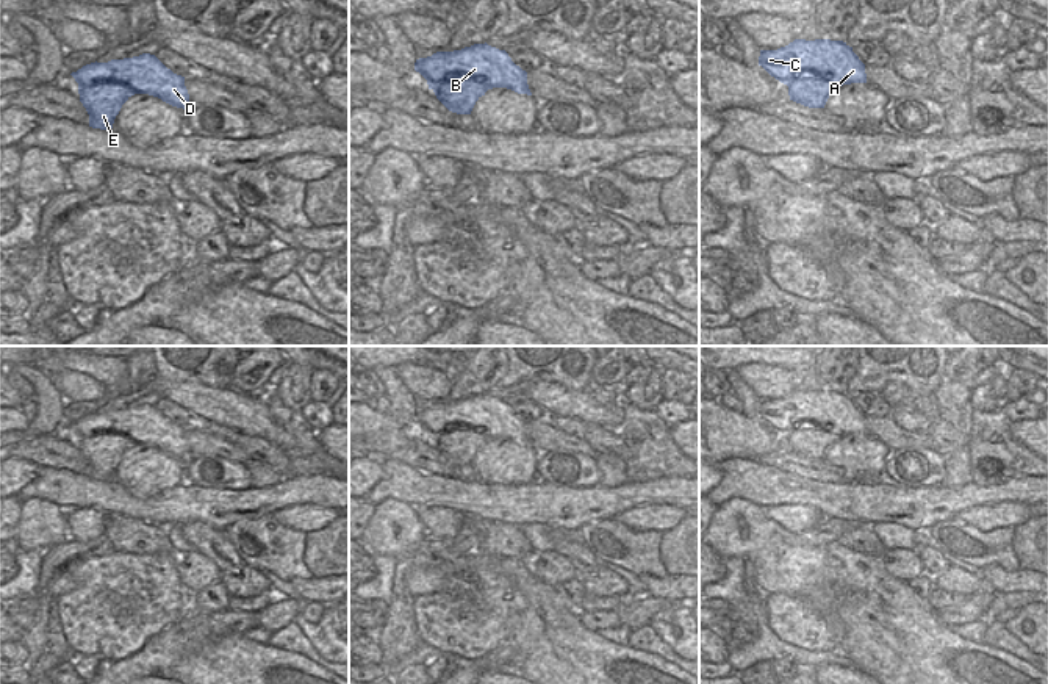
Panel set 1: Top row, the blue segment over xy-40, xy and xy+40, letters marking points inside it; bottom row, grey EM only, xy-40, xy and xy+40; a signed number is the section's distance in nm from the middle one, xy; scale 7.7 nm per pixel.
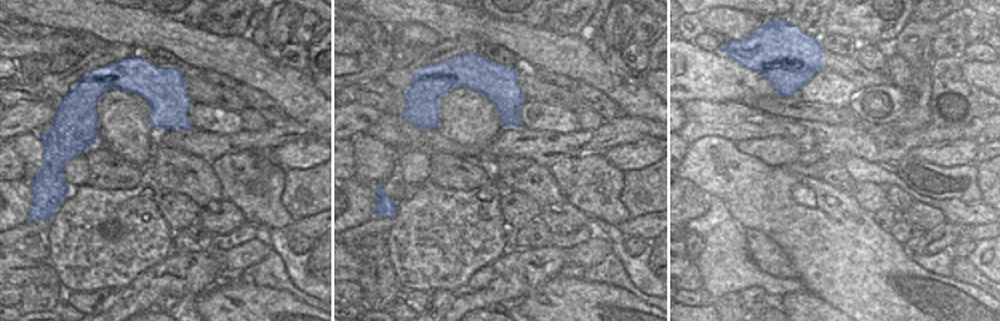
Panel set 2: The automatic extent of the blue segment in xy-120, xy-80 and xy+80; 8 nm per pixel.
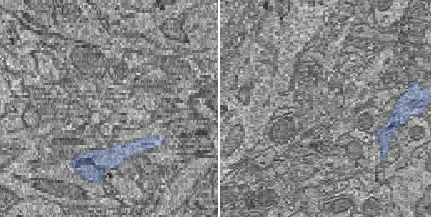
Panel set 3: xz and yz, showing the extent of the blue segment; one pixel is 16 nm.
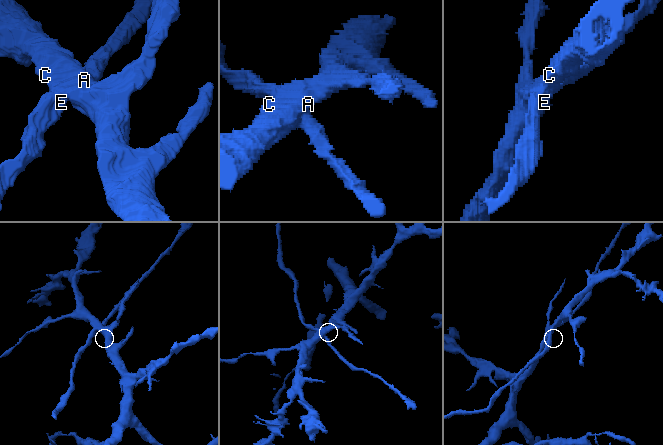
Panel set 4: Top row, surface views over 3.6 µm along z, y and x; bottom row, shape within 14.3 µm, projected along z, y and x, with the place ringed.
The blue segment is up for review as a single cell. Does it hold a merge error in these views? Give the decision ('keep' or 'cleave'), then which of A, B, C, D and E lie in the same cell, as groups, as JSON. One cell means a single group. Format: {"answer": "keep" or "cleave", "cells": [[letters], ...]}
{"answer": "cleave", "cells": [["A", "B", "C", "D"], ["E"]]}

